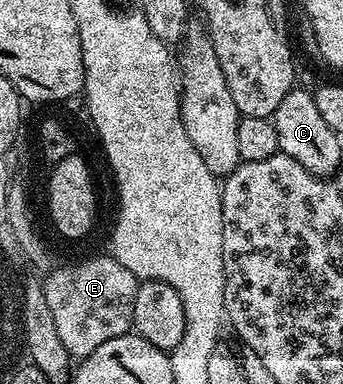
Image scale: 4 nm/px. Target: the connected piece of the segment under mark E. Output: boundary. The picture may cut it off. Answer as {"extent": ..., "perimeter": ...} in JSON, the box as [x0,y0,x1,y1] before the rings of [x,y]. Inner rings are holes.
{"extent":[41,254,140,361],"perimeter":[[[110,254],[95,255],[80,263],[63,263],[48,272],[41,284],[57,334],[76,360],[81,361],[93,353],[97,345],[105,345],[105,341],[113,341],[113,337],[121,337],[132,330],[133,301],[140,280]]]}

